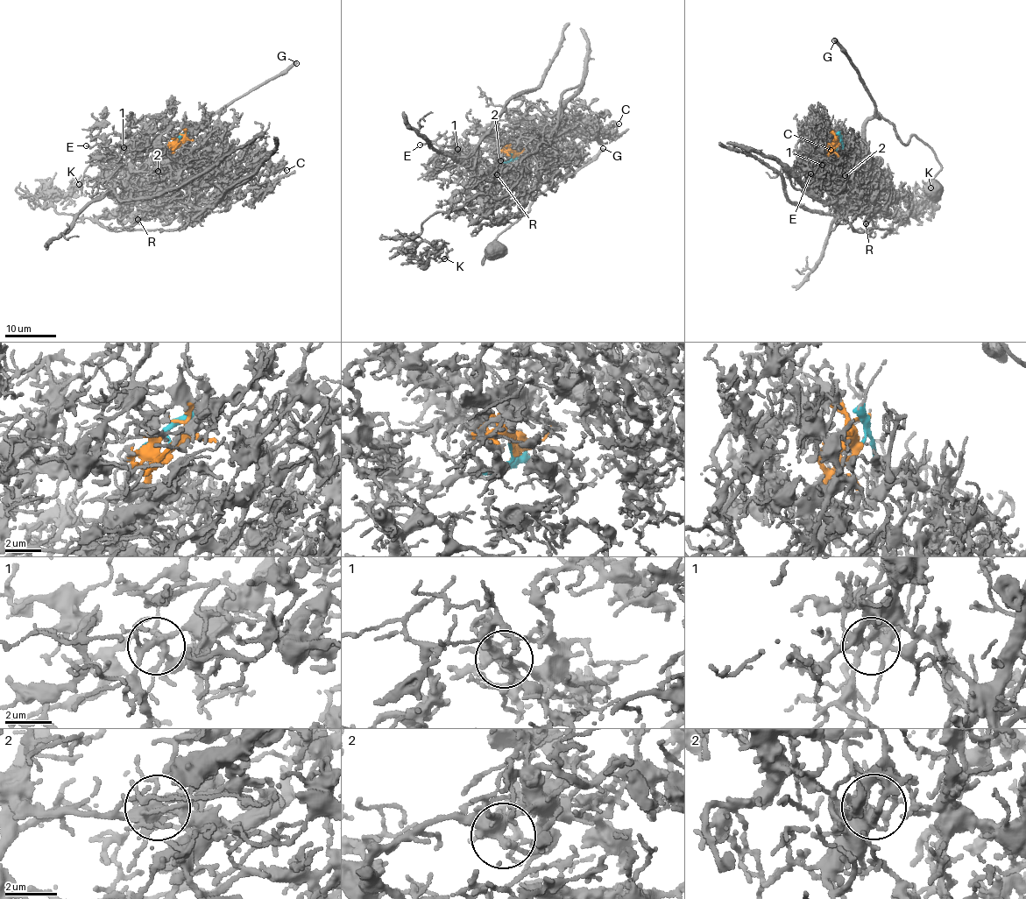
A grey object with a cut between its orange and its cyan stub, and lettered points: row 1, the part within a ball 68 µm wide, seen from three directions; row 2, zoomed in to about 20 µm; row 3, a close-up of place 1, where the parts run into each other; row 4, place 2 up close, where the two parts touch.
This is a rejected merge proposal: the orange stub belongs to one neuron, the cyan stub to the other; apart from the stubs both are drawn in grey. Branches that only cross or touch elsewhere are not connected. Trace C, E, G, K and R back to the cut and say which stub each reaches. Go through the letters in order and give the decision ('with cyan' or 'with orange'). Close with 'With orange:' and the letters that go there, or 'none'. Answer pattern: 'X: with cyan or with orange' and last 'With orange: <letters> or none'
C: with orange
E: with orange
G: with cyan
K: with orange
R: with orange
With orange: C, E, K, R

